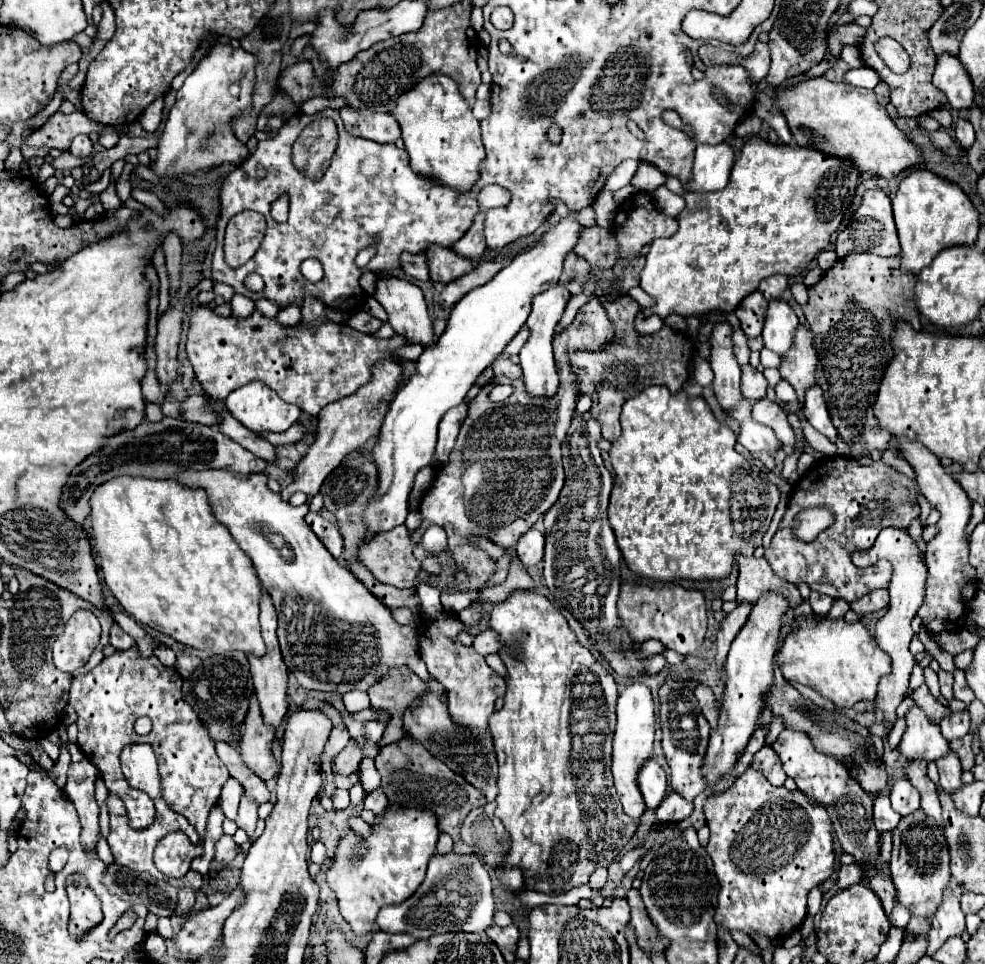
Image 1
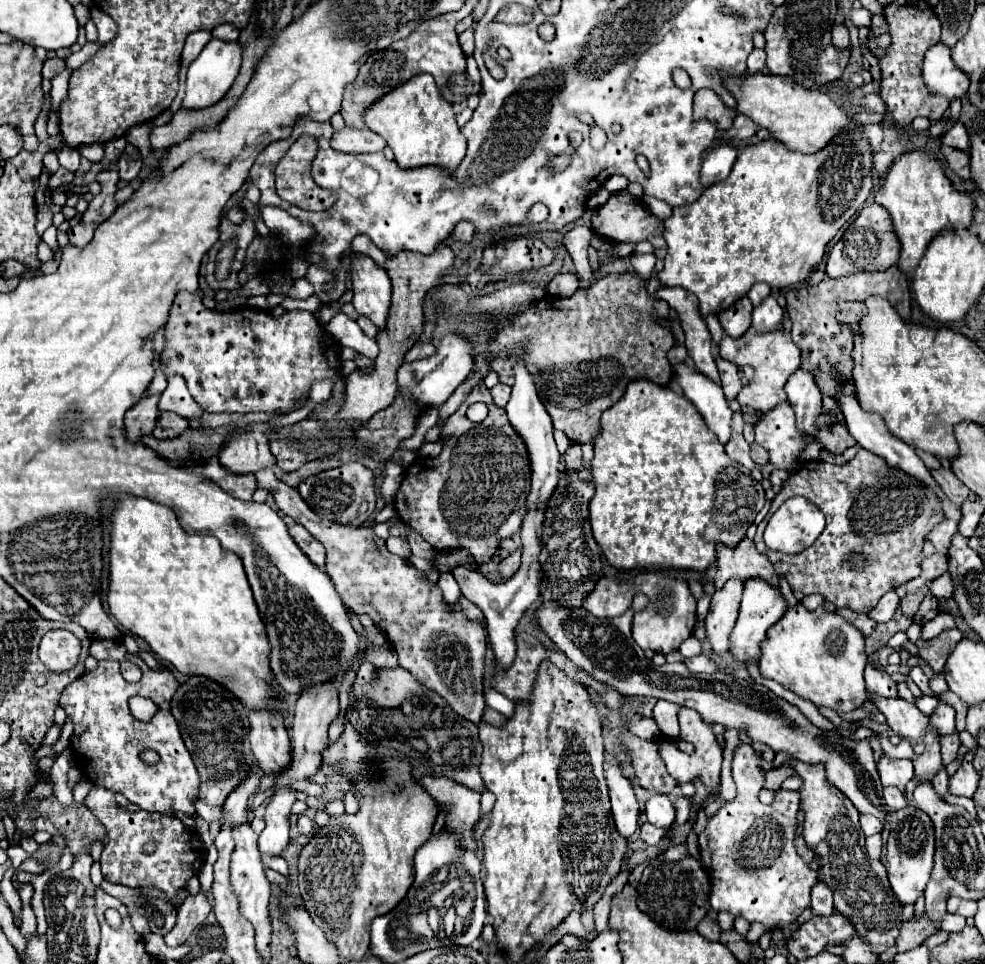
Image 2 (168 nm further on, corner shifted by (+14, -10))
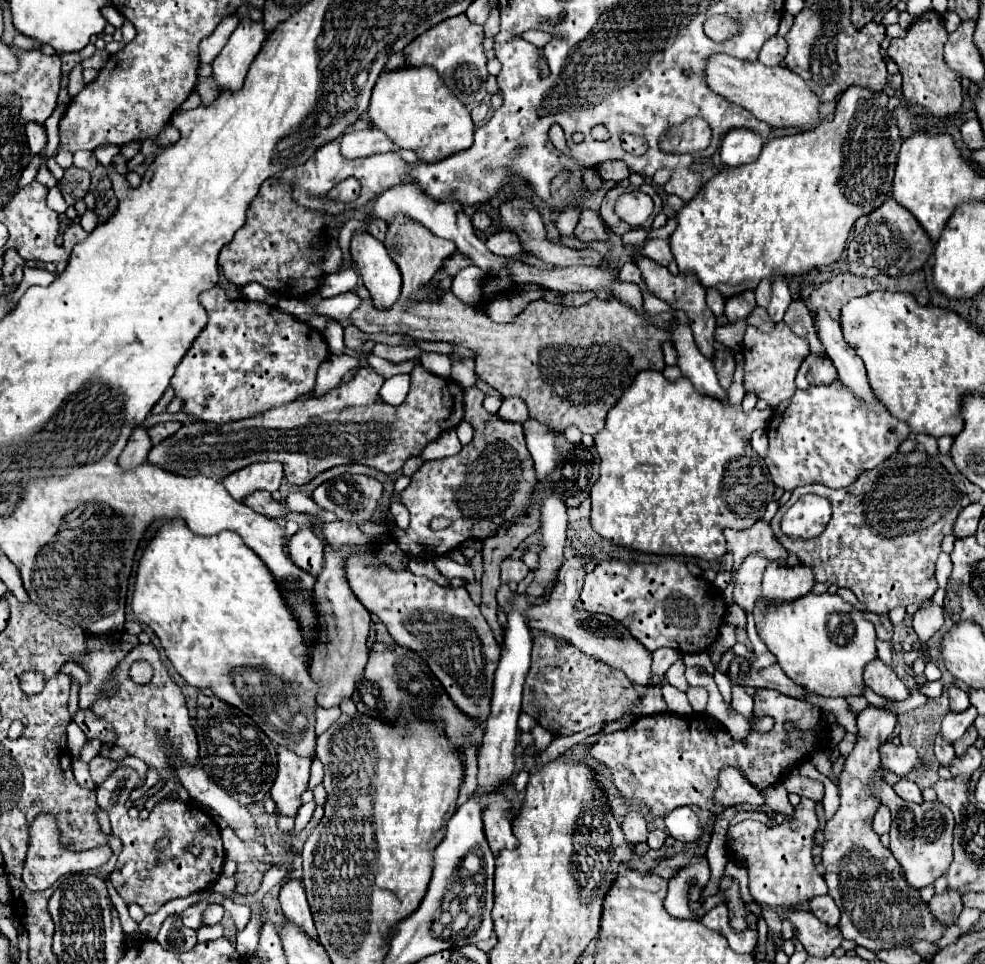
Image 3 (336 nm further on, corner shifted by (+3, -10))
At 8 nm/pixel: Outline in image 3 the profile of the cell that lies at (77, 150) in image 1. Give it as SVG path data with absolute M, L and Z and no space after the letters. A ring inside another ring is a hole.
M75 152L73 154L73 166L83 168L87 172L93 172L95 166L97 166L97 160L95 160L93 152Z

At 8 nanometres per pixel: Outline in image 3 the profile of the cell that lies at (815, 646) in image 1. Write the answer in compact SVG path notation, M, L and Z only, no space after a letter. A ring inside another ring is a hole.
M829 592L805 594L789 604L773 604L765 612L755 608L753 616L761 640L793 682L821 696L863 696L863 670L877 658L875 628L851 604Z

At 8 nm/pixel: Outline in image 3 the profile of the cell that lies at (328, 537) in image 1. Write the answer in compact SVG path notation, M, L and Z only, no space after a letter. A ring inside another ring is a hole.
M303 528L297 534L289 538L289 556L291 560L301 566L303 570L311 570L313 576L323 570L323 558L325 558L325 542L315 536L313 528Z

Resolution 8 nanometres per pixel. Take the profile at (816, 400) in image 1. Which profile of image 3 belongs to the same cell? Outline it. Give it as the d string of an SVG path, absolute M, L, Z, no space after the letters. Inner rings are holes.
M809 354L797 374L797 388L807 390L817 384L831 384L837 378L837 370L829 358L821 358L817 354Z

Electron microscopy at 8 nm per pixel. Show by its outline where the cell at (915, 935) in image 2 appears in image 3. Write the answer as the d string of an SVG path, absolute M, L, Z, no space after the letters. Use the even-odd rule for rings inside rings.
M945 890L943 894L933 896L931 902L929 902L929 910L931 910L933 918L939 920L939 924L943 924L943 926L951 924L961 914L961 910L963 910L961 894Z

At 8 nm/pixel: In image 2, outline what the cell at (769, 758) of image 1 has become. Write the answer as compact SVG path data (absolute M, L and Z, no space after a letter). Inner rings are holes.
M780 766L776 770L768 770L766 772L766 788L770 790L780 790L782 788L782 782L790 776L796 776L796 772L790 768L790 766Z

